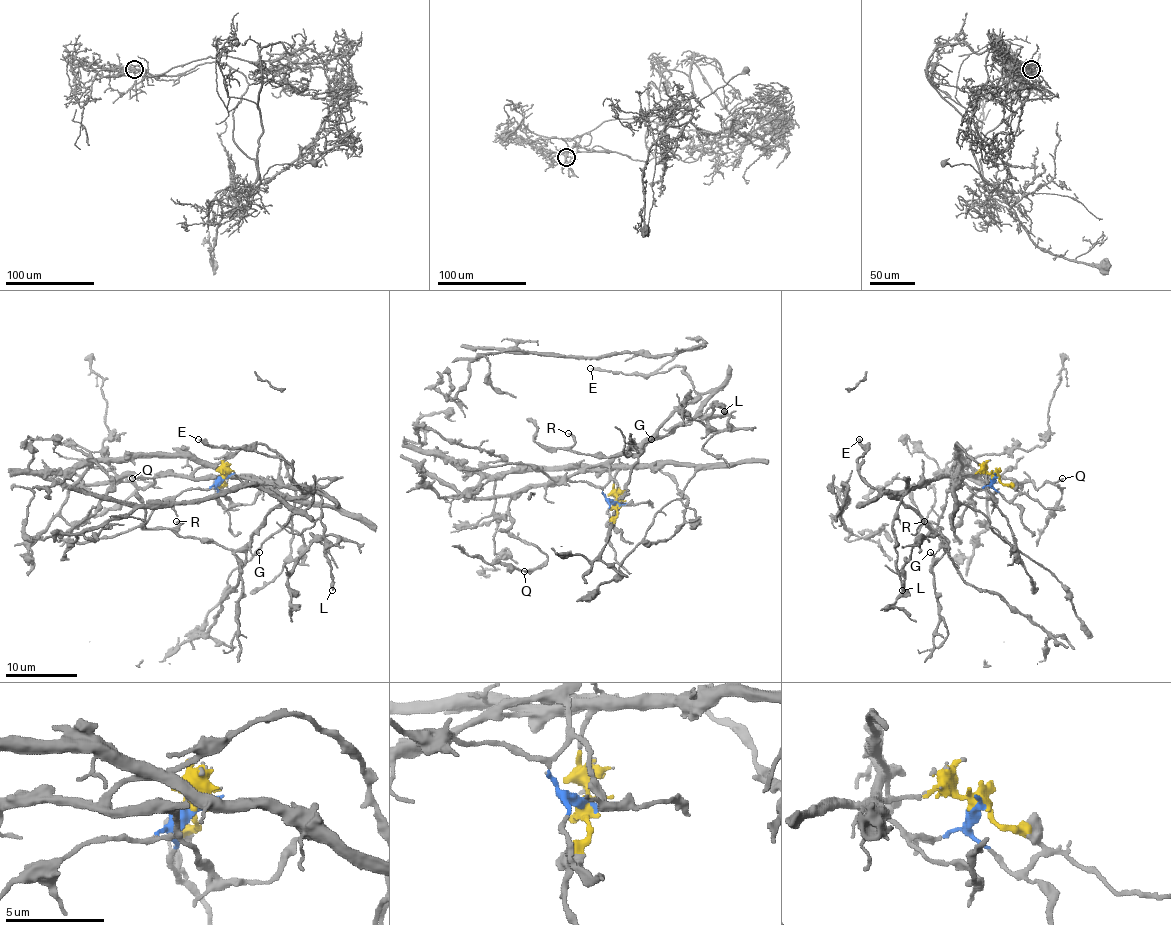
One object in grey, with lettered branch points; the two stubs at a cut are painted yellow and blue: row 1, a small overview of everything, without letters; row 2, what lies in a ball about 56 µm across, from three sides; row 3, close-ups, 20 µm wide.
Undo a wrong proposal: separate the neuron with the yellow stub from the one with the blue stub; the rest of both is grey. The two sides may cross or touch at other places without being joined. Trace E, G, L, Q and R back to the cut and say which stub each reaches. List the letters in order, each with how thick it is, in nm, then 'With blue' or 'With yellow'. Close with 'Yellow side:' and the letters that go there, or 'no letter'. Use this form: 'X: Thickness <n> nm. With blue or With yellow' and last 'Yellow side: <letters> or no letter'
E: Thickness 300 nm. With blue
G: Thickness 140 nm. With blue
L: Thickness 320 nm. With blue
Q: Thickness 170 nm. With blue
R: Thickness 240 nm. With blue
Yellow side: no letter

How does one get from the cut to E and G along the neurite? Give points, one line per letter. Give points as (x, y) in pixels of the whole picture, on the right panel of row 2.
E: (995, 477), (982, 488), (941, 477), (887, 495), (867, 482), (860, 468), (858, 461), (865, 452), (860, 439)
G: (995, 477), (982, 488), (941, 477), (890, 495), (898, 497), (939, 538), (937, 551), (934, 554), (930, 553)

